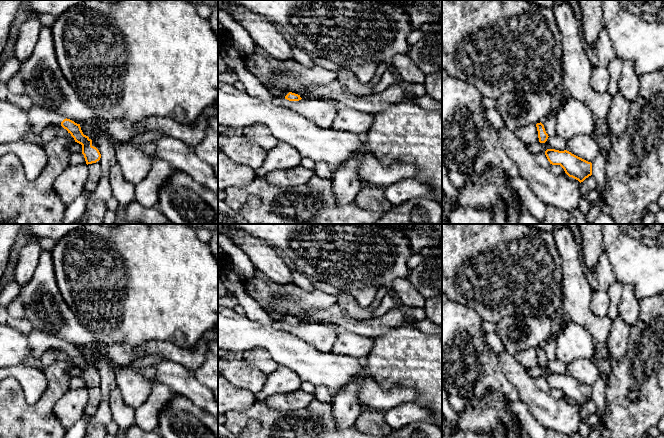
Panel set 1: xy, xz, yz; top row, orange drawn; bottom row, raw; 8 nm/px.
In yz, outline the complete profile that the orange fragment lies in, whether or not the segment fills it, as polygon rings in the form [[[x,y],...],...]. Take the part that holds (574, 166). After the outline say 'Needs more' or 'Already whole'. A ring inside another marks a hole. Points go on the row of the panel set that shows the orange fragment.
[[[547,149],[545,155],[552,165],[560,165],[565,173],[580,183],[592,175],[592,163],[571,152]]]. Already whole

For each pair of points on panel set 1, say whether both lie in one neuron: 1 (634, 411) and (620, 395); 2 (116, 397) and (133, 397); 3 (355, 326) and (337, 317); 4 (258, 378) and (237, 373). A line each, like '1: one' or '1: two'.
1: one
2: two
3: one
4: one

